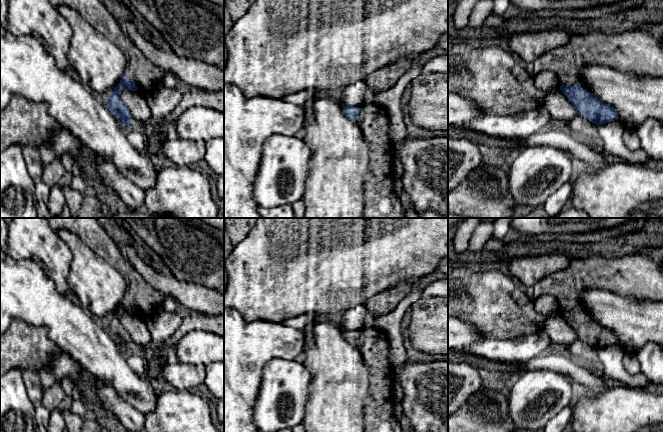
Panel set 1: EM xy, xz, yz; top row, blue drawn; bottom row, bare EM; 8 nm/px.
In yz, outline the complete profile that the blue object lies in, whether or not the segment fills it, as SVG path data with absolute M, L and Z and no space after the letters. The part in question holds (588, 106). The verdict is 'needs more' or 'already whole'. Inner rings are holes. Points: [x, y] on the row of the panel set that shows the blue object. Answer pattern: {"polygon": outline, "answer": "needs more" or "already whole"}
{"polygon": "M663 22L635 25L632 30L624 33L618 33L616 31L614 33L605 34L601 31L597 31L586 35L577 35L572 32L571 28L568 28L568 34L569 40L566 45L544 54L533 62L530 66L533 69L532 75L534 77L543 71L554 72L559 78L561 85L560 90L572 103L577 114L588 119L598 127L605 123L617 120L618 115L613 106L602 102L587 91L587 88L581 81L581 69L583 66L600 65L615 69L625 74L663 78Z", "answer": "needs more"}

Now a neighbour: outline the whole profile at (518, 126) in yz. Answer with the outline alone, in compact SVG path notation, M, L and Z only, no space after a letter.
M543 107L514 114L484 114L469 123L469 129L503 139L525 139L547 127Z

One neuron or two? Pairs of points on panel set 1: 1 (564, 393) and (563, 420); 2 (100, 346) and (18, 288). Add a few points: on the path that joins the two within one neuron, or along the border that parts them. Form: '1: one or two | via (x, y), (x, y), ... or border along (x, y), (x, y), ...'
1: two | border along (571, 402), (547, 421)
2: one | via (80, 335), (57, 312), (38, 303)

